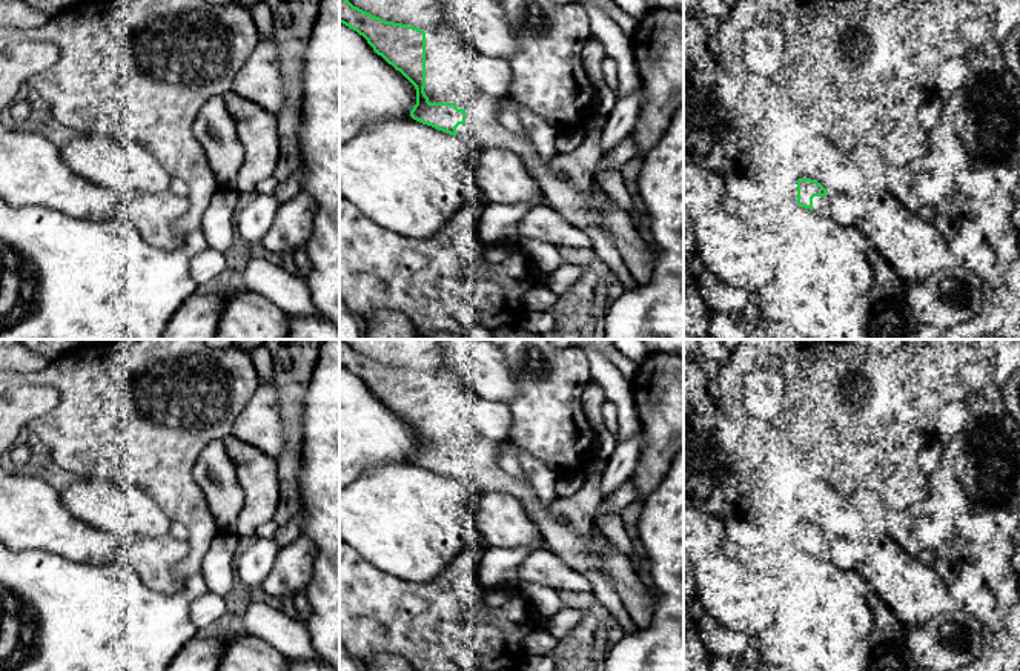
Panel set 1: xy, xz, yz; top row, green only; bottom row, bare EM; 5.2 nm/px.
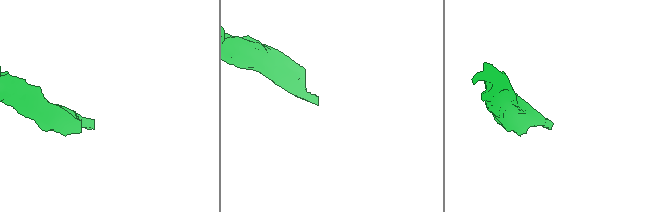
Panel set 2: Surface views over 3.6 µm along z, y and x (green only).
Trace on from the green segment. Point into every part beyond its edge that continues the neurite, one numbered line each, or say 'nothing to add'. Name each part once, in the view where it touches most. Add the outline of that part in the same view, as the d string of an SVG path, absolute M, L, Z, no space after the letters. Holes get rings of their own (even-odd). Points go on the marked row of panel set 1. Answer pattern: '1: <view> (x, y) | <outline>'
1: xz (576, 204) | M467 109L465 123L456 127L456 137L476 149L496 147L515 152L538 183L545 206L555 209L567 223L582 229L593 240L598 258L618 275L624 290L634 289L638 281L604 229L604 209L596 201L590 181L579 184L556 174L538 154L533 141L502 126L499 114L495 109Z

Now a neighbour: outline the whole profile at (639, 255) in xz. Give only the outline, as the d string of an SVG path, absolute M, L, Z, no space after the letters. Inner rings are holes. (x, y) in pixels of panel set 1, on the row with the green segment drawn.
M591 178L590 187L604 209L604 229L638 283L648 283L653 275L654 249L642 240L630 215Z

